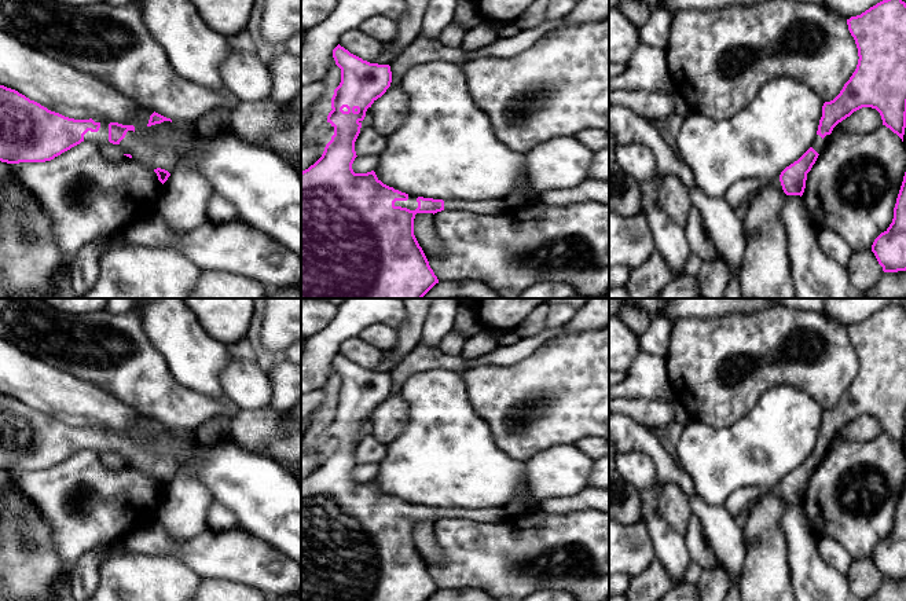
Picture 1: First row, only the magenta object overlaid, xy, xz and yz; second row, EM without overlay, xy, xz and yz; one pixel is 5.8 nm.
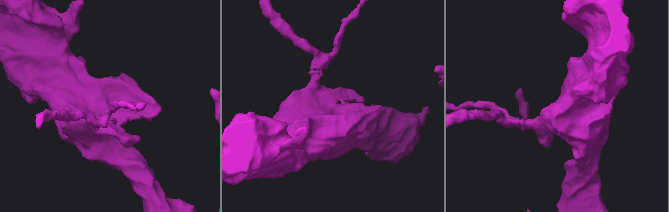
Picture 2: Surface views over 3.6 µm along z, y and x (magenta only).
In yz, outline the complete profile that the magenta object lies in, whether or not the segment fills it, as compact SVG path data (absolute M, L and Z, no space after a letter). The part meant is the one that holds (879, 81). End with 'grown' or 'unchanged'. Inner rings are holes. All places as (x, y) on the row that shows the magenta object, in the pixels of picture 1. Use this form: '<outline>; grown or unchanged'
M883 0L865 12L847 19L848 30L858 48L858 65L840 94L822 106L817 136L811 147L793 164L786 166L780 182L786 195L803 195L807 173L811 171L833 128L862 107L876 109L883 125L896 133L902 142L906 128L906 3Z; grown

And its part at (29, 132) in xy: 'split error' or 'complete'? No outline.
split error

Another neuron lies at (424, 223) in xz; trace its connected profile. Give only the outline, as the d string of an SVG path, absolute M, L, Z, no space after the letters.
M417 213L414 219L414 235L422 249L436 259L444 257L444 245L434 230L433 213Z

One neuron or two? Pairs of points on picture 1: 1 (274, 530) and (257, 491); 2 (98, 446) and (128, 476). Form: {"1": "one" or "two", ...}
{"1": "one", "2": "two"}

